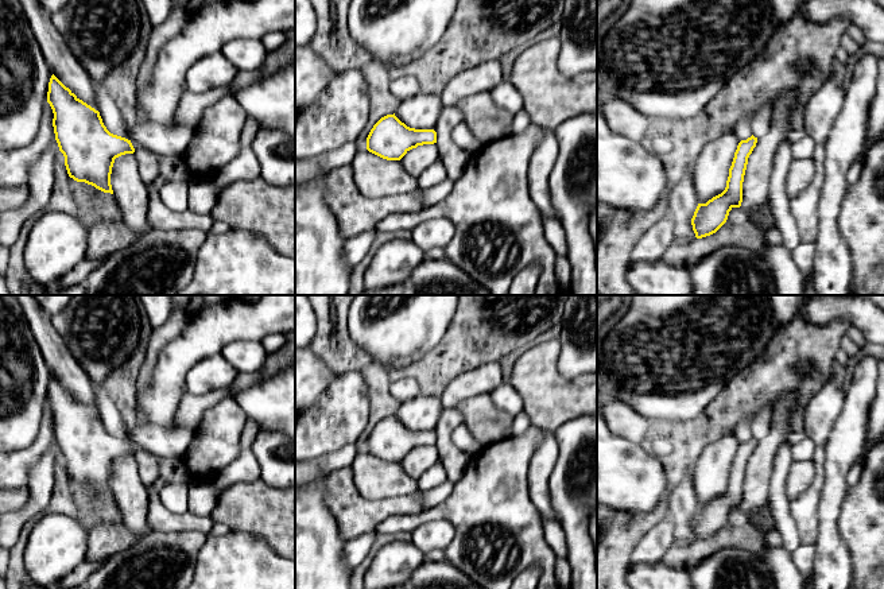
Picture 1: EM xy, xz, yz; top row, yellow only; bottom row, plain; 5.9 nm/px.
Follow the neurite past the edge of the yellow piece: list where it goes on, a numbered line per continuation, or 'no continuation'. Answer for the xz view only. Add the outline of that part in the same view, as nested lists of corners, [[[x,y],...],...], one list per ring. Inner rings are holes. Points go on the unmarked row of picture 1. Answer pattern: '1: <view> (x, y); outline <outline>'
no continuation

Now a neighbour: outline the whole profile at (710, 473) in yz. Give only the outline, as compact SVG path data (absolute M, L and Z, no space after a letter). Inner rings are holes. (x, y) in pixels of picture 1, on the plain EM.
M734 431L710 443L699 454L693 468L693 485L699 505L706 505L725 492L738 445Z

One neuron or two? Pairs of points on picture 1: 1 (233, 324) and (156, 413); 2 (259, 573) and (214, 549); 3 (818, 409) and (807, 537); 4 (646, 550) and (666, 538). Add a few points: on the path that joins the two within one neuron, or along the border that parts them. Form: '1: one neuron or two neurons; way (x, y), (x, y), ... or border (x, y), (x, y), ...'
1: one neuron; way (208, 334), (169, 374), (166, 387)
2: one neuron; way (248, 573), (239, 573), (225, 560)
3: one neuron; way (819, 441), (818, 483), (807, 504)
4: one neuron; way (651, 547), (660, 538)

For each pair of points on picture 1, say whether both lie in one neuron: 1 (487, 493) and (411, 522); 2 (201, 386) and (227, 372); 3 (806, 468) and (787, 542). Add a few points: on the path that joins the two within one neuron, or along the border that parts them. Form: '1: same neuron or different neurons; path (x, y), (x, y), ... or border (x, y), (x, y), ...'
1: same neuron; path (468, 508), (448, 508), (430, 514)
2: same neuron; path (208, 379), (213, 374), (220, 374)
3: different neurons; border (790, 467), (786, 484), (786, 495), (790, 500)

